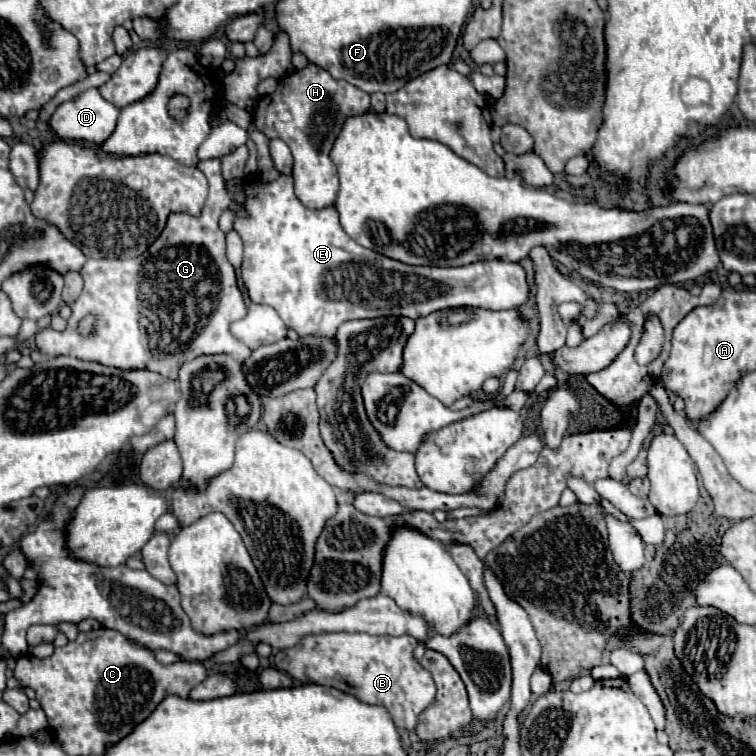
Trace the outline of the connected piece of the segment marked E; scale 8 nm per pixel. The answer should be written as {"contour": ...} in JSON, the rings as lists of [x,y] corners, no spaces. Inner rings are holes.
{"contour":[[[255,176],[245,178],[245,214],[237,216],[235,230],[243,238],[245,256],[241,276],[247,286],[249,298],[257,304],[269,304],[277,310],[287,328],[293,328],[299,336],[327,336],[333,338],[337,328],[355,318],[379,318],[379,316],[407,316],[417,320],[435,310],[455,306],[475,306],[489,310],[519,308],[529,300],[529,282],[525,268],[505,260],[473,262],[457,268],[439,266],[411,266],[399,260],[387,258],[375,250],[369,250],[351,240],[339,224],[335,206],[323,210],[305,208],[293,192],[293,176],[279,176],[275,182],[263,184]]]}

